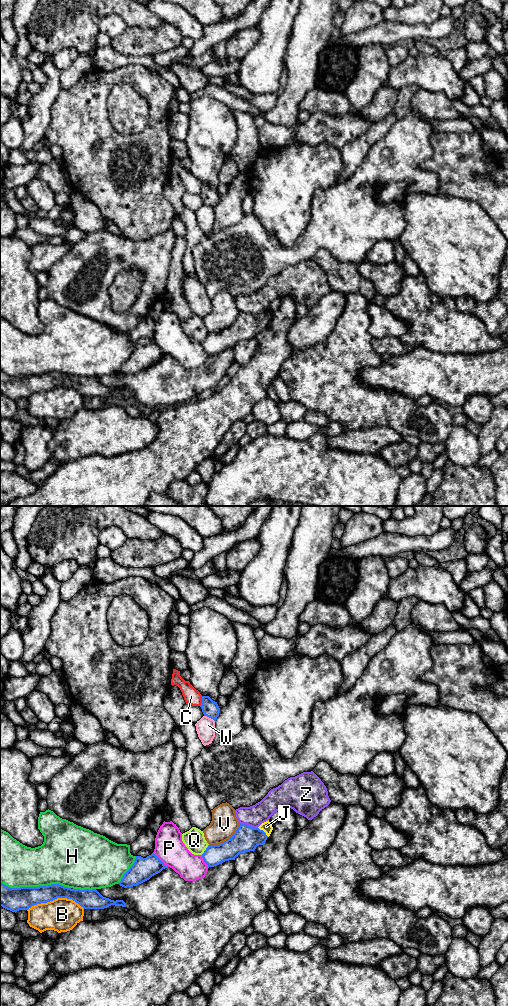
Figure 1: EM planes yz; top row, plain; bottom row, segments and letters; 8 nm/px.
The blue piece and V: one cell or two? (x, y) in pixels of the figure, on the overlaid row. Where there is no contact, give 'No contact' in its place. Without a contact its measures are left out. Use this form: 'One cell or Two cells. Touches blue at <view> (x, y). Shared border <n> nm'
Two cells. Touches blue at yz (227, 840). Shared border 300 nm

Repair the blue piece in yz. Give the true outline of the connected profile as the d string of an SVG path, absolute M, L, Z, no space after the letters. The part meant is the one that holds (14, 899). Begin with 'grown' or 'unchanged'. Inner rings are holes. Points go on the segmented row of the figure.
unchanged; M0 882L0 906L15 913L57 898L72 899L84 909L104 909L111 905L126 906L123 900L114 901L103 897L96 889L71 889L59 884L10 888Z

